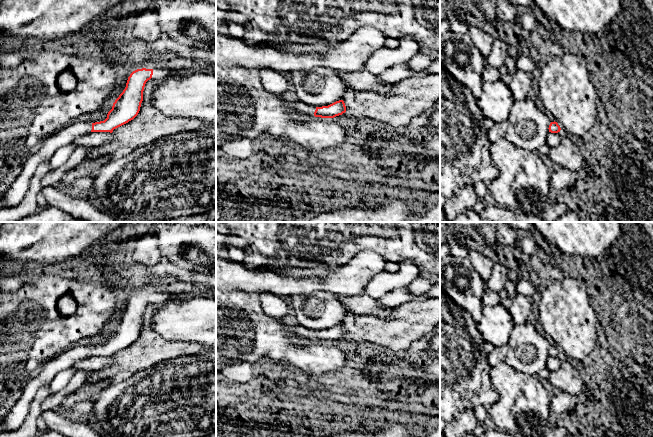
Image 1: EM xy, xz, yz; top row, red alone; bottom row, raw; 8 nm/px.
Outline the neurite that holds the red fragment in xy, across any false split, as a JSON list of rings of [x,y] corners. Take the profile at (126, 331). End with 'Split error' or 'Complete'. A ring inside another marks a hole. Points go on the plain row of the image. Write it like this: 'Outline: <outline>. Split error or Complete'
Outline: [[[137,293],[128,301],[126,311],[113,327],[107,342],[100,346],[74,345],[49,360],[22,389],[21,398],[3,419],[5,430],[17,430],[29,414],[30,406],[39,388],[51,385],[55,376],[75,363],[91,356],[110,356],[133,344],[139,337],[143,315],[148,304],[160,305],[174,297],[169,293]]]. Split error

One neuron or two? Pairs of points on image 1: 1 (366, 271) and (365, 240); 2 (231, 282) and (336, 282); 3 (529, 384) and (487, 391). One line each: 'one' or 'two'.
1: two
2: one
3: two

